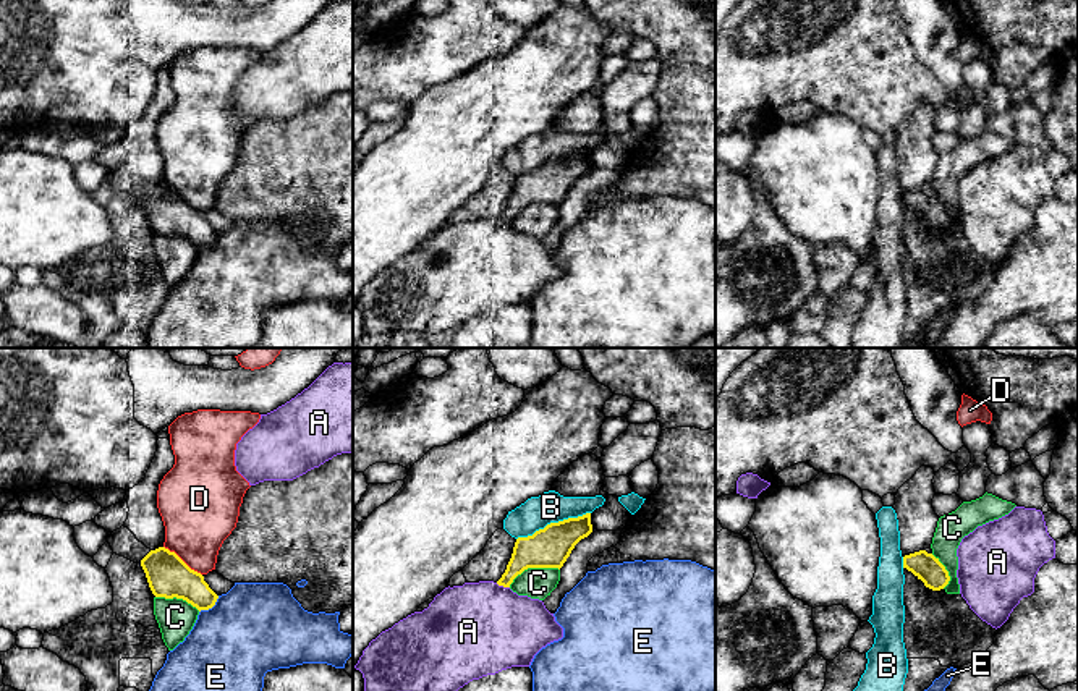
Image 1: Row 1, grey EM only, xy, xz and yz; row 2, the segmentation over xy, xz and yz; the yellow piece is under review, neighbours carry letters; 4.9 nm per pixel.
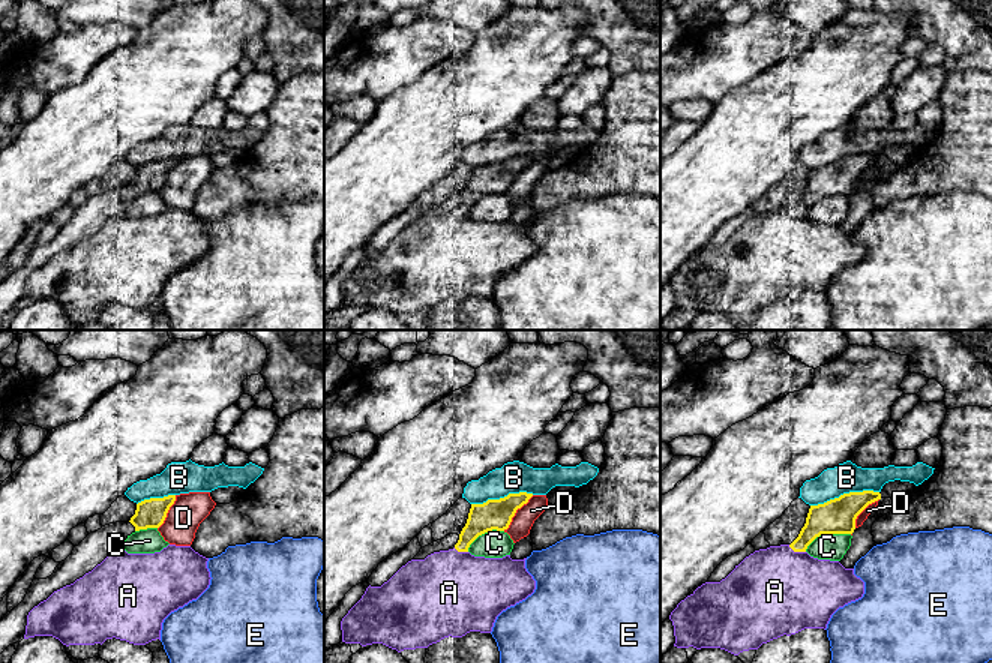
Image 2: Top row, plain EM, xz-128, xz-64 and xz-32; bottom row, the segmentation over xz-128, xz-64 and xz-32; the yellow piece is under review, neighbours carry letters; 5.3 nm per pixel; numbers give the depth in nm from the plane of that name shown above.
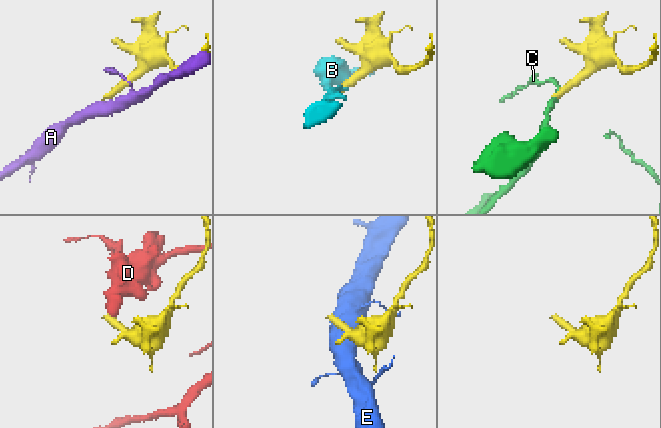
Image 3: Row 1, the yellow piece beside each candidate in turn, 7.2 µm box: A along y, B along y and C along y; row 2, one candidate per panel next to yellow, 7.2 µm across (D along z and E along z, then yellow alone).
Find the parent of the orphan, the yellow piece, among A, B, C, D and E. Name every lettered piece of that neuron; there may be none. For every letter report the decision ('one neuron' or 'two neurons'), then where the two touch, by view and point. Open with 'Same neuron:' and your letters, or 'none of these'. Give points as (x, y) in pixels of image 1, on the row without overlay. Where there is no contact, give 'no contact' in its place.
Same neuron: none of these
A: two neurons; meets yellow in xz at (502, 222)
B: two neurons; meets yellow in xz at (552, 161)
C: two neurons; meets yellow in xz at (533, 204)
D: two neurons; meets yellow in xy at (182, 198)
E: two neurons; meets yellow in xy at (211, 245)

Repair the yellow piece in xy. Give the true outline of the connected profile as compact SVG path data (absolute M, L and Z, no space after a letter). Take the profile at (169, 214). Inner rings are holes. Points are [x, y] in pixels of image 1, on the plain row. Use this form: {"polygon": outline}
{"polygon": "M125 163L108 170L107 180L113 191L142 204L155 235L183 236L199 249L215 243L219 233L209 225L204 214L191 207L175 189L165 184L147 186Z"}

